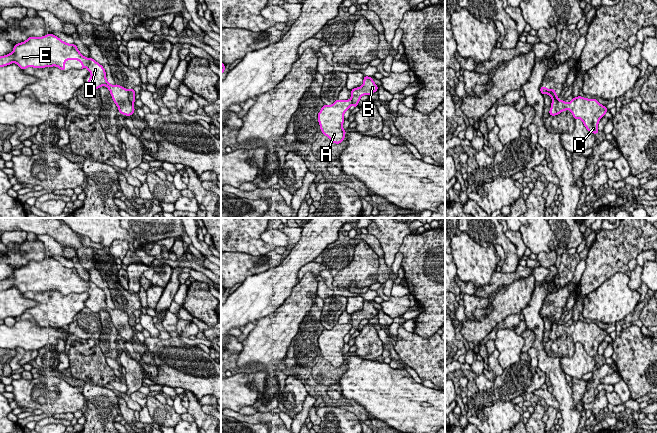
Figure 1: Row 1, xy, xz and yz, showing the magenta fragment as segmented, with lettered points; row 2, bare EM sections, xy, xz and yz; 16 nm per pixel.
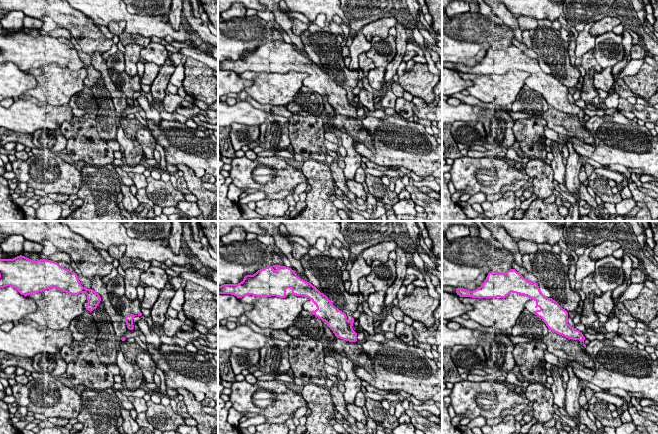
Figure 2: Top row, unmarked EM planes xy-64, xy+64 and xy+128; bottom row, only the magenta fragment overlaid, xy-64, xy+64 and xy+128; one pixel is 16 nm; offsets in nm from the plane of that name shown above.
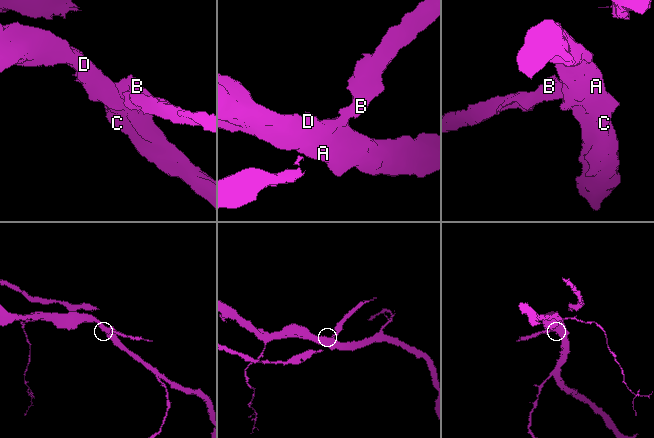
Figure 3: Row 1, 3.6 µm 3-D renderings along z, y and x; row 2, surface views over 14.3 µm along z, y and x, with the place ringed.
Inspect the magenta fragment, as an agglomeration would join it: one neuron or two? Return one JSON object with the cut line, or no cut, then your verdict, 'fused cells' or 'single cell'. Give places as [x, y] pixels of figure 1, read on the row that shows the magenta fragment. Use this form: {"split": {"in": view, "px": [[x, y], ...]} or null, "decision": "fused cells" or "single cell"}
{"split": {"in": "xy", "px": [[127, 90], [129, 101], [132, 104]]}, "decision": "fused cells"}

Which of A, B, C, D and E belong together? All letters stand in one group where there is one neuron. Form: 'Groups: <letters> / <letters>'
Groups: A C D E / B

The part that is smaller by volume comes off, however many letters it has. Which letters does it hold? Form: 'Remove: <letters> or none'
Remove: B

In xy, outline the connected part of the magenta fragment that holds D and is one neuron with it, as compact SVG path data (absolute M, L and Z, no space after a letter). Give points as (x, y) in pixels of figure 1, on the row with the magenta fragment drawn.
M47 34L43 37L29 37L26 41L15 44L12 53L0 57L0 67L14 62L22 70L27 67L44 68L56 66L65 71L66 60L80 61L81 69L87 68L91 73L88 84L95 89L106 86L119 109L119 113L126 116L133 115L135 108L129 101L128 90L118 84L109 84L102 65L91 57L84 57L75 44L65 43L53 34Z

